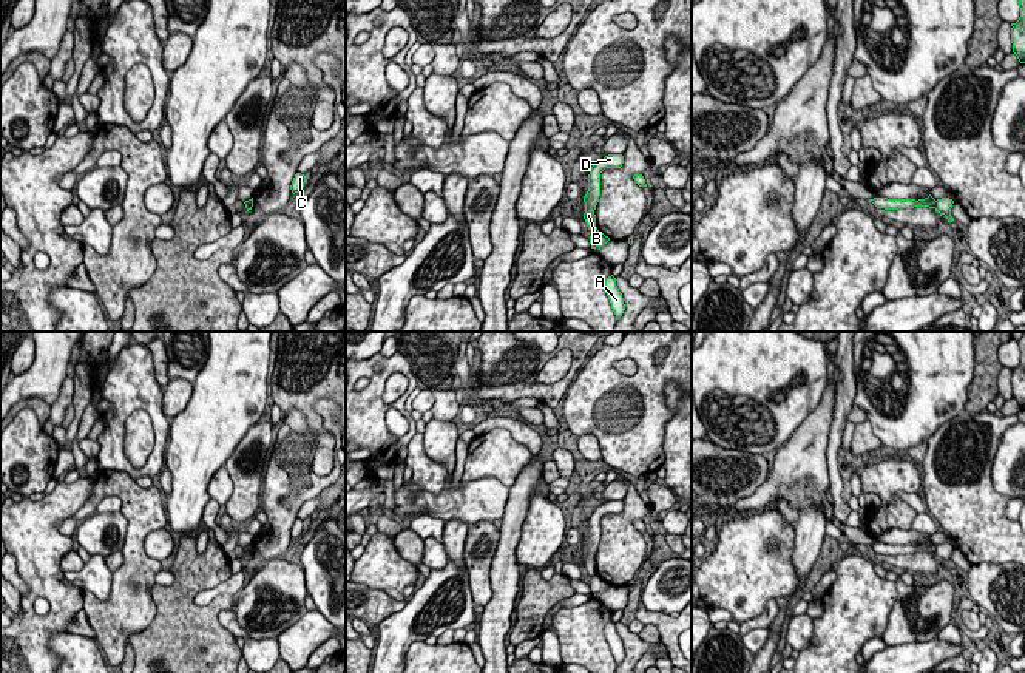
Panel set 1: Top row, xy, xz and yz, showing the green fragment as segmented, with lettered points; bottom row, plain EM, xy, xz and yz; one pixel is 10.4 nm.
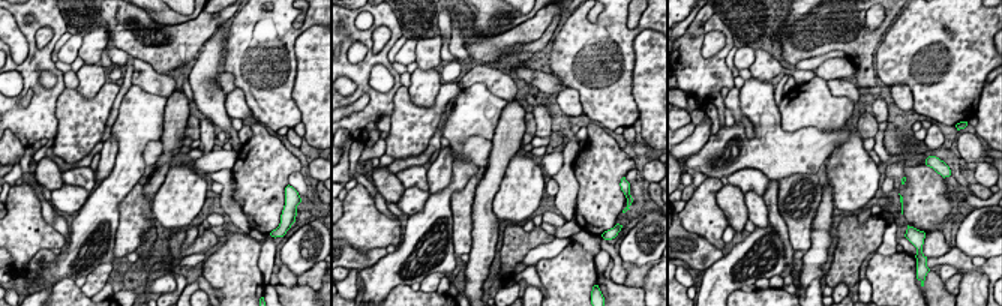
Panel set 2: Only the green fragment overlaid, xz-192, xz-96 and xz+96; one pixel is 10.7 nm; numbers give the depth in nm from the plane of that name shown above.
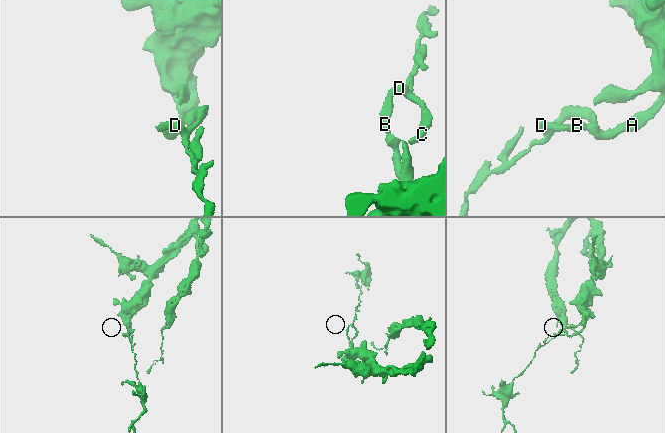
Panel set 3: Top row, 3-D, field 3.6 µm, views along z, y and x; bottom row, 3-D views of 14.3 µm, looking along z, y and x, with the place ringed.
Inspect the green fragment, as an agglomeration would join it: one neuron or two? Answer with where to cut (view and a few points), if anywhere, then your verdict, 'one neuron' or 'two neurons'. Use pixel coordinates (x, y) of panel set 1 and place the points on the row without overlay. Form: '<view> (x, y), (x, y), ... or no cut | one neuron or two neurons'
yz (934, 547), (936, 553) | two neurons

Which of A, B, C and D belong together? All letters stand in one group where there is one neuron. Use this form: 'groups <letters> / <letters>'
groups A / B C D

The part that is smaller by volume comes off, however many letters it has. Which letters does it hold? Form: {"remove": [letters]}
{"remove": ["B", "C", "D"]}

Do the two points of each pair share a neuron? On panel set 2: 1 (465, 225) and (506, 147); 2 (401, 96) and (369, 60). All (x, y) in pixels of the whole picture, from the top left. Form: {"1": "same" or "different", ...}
{"1": "different", "2": "different"}

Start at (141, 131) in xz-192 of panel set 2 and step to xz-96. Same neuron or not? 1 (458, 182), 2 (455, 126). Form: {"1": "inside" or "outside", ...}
{"1": "inside", "2": "inside"}

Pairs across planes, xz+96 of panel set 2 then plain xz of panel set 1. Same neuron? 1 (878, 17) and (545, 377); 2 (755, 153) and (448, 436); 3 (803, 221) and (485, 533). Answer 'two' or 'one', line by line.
1: one
2: one
3: one

